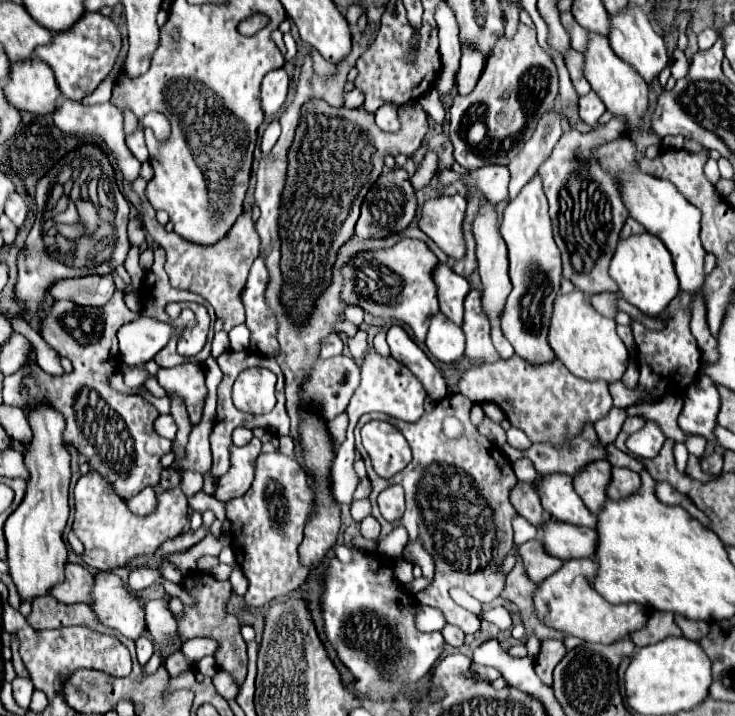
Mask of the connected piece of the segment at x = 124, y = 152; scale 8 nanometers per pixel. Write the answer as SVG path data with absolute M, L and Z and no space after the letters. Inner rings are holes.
M66 100L56 112L54 112L54 124L62 130L62 132L70 132L82 138L92 138L94 142L102 144L104 150L108 154L114 154L118 168L122 170L126 180L136 180L140 174L140 162L132 156L132 152L128 150L128 146L124 144L124 126L122 126L122 112L106 102L106 104L96 104L96 106L84 106L82 102L72 102Z

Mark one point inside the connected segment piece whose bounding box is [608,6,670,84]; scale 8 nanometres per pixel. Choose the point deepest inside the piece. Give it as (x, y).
(633, 38)

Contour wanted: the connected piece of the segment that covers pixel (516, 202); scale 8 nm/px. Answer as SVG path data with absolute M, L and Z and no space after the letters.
M534 176L518 194L518 198L510 200L502 224L500 234L508 246L508 260L510 260L510 280L514 290L508 296L504 314L502 314L502 332L508 342L514 346L516 354L530 364L546 364L554 358L554 352L546 340L552 304L560 290L562 280L562 264L560 252L552 238L552 226L548 216L548 202L542 190L540 176Z

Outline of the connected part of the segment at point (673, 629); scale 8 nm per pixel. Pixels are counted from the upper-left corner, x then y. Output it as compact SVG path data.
M650 612L648 616L648 626L630 634L630 640L636 646L646 646L646 644L656 644L668 636L680 636L680 628L674 622L674 616L670 612Z

